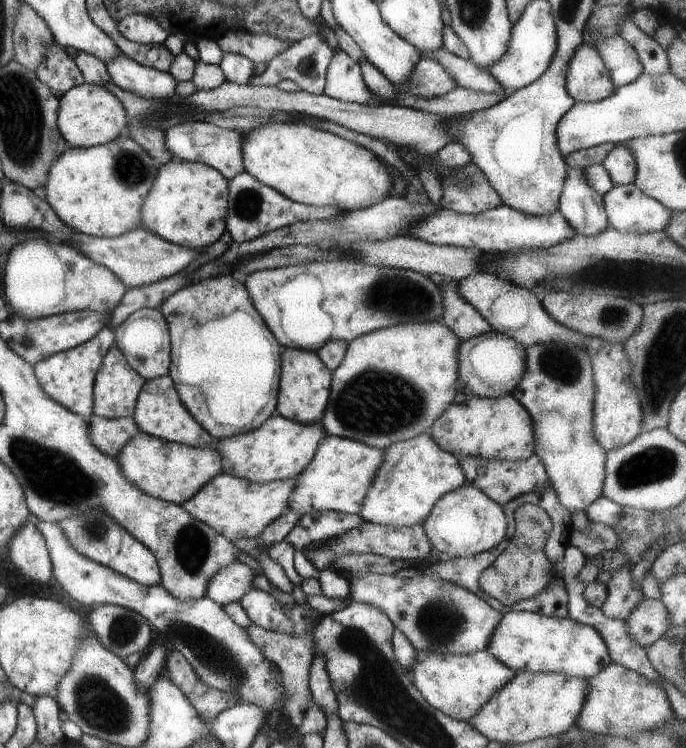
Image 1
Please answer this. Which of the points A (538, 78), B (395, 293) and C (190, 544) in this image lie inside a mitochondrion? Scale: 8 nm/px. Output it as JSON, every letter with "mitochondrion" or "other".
{"A":"other","B":"mitochondrion","C":"mitochondrion"}

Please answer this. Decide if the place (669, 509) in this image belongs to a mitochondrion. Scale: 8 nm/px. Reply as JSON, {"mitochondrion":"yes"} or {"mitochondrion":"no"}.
{"mitochondrion":"no"}

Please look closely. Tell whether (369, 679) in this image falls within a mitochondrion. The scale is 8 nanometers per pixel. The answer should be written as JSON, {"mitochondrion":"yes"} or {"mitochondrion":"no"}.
{"mitochondrion":"yes"}

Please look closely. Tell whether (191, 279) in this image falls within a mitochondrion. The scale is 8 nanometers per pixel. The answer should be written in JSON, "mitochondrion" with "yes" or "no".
{"mitochondrion":"no"}

